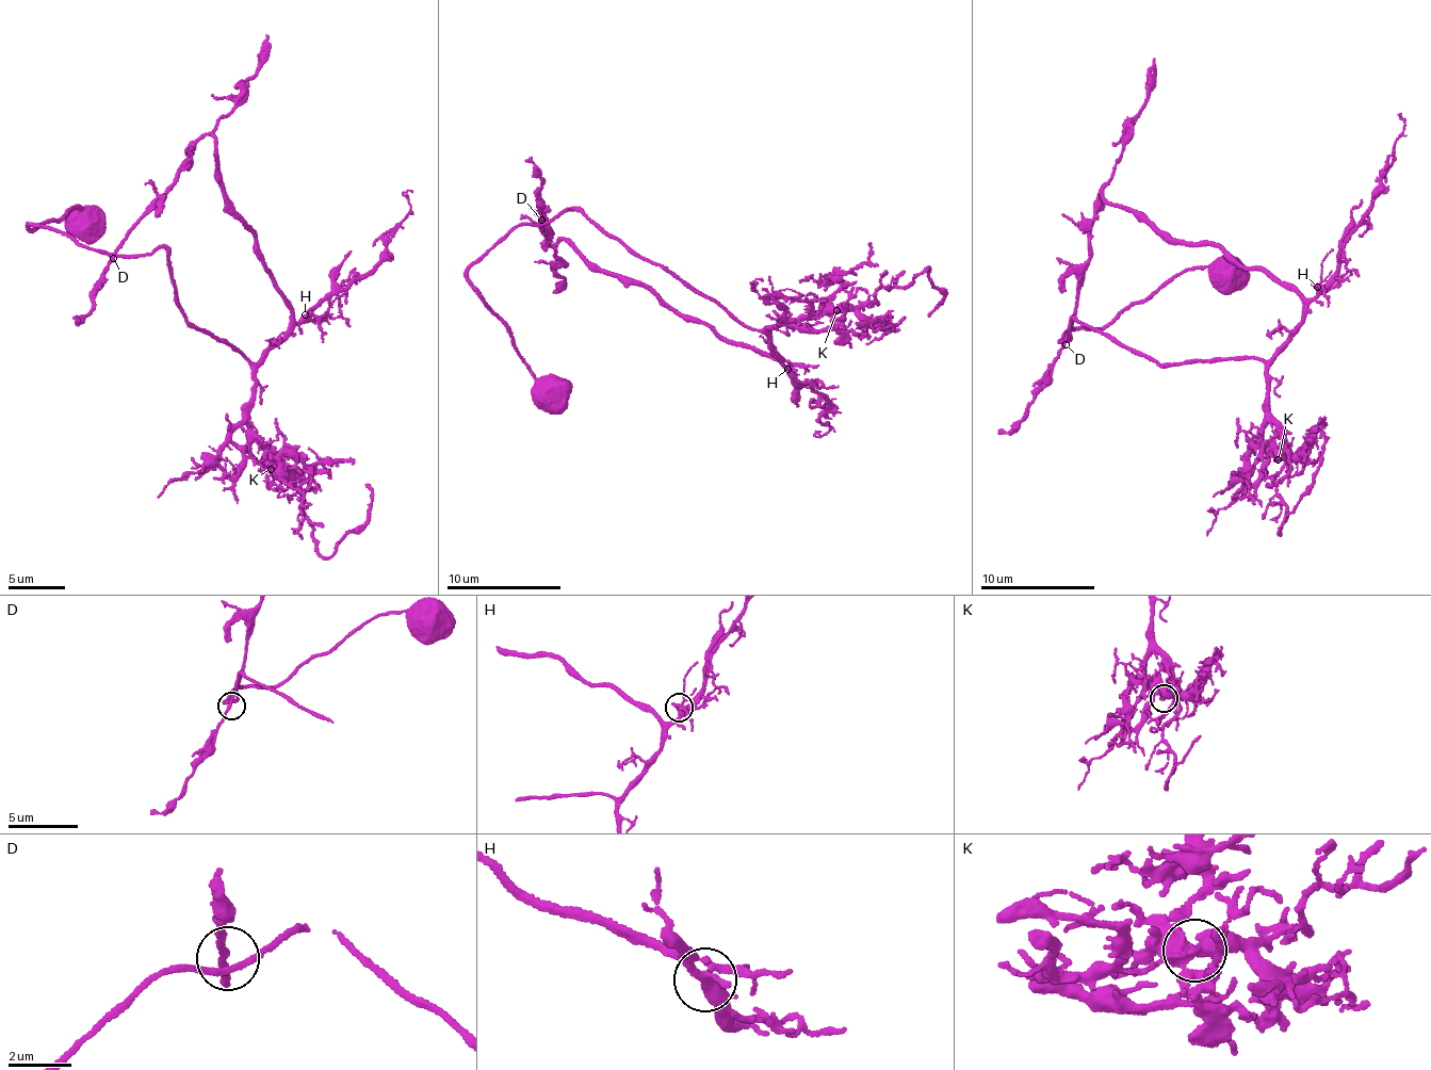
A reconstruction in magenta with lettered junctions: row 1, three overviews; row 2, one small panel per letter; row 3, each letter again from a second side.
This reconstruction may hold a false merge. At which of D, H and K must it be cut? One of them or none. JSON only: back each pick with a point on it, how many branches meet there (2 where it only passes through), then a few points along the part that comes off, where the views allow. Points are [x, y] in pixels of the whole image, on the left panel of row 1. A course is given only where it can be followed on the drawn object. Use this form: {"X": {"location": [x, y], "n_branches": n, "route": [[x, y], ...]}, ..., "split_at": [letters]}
{"K": {"location": [271, 469], "n_branches": 5, "route": [[270, 468], [309, 476], [305, 512], [312, 541], [329, 556], [366, 521], [371, 488], [366, 484]]}, "split_at": ["K"]}

